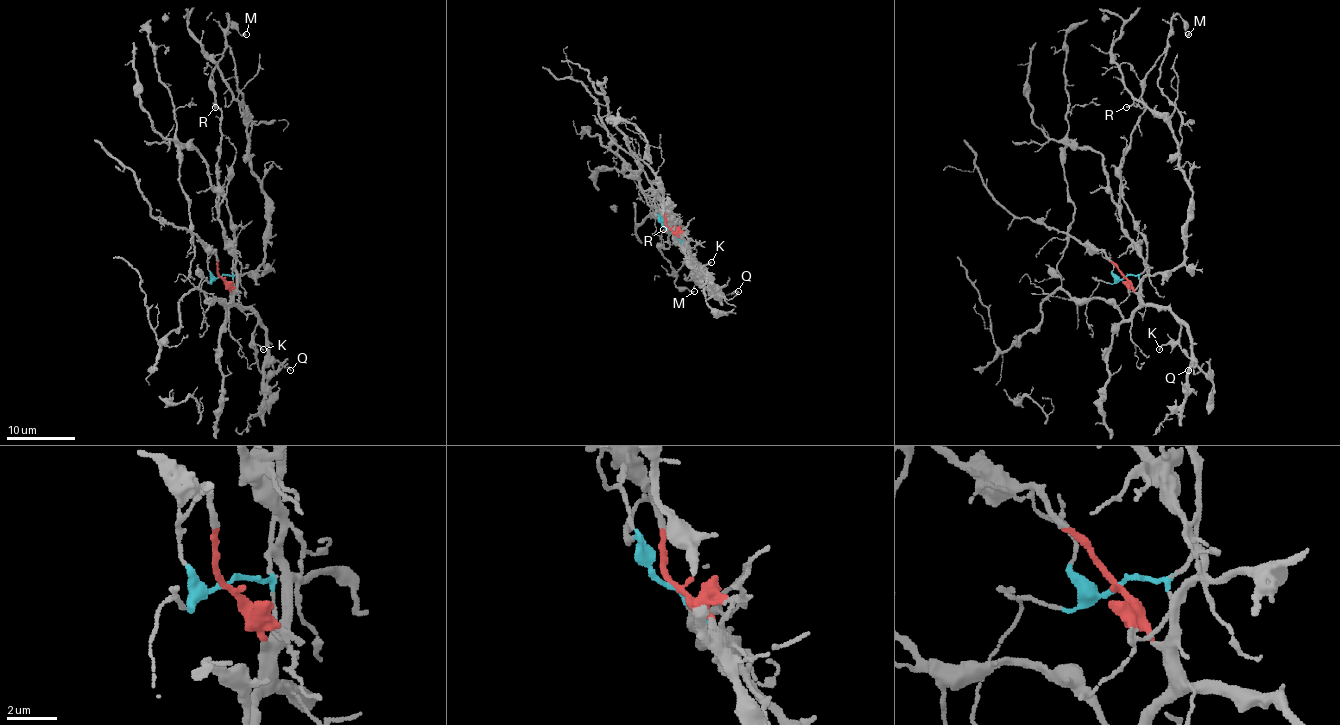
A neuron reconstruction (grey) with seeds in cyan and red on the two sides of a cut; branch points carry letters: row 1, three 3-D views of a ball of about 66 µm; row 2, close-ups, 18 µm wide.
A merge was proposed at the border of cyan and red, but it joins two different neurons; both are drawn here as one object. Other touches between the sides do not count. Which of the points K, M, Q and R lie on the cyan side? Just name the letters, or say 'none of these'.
M, R

